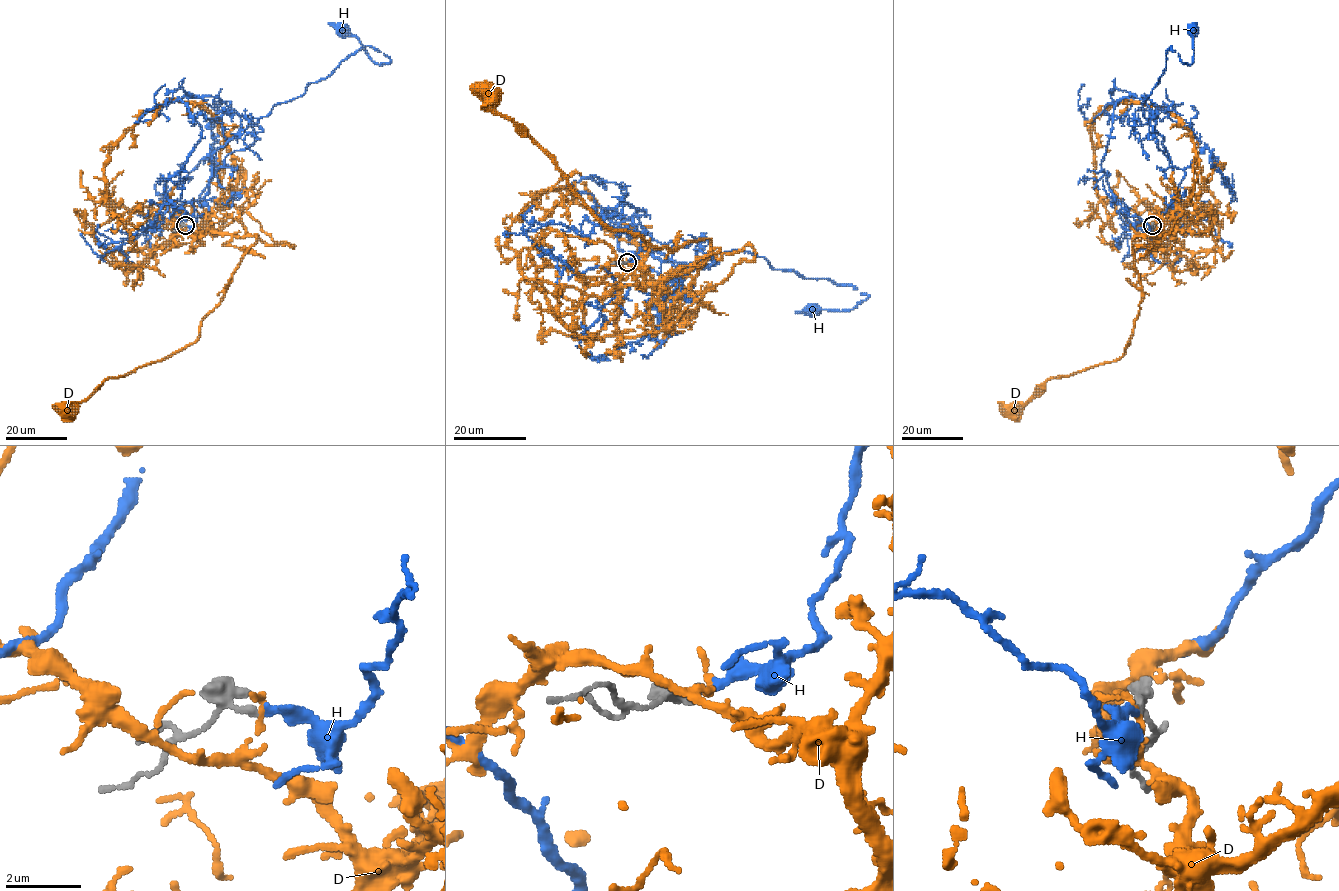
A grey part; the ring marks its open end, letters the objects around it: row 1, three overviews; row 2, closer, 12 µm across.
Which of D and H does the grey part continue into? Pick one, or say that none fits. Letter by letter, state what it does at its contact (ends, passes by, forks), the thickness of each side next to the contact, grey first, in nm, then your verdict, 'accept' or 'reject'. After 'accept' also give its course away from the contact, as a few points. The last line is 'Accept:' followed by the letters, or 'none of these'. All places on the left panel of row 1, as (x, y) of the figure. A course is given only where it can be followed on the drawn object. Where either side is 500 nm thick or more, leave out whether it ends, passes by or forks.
D: it ends there; 150 nm thick on the grey side, 170 nm on the other; reject
H: it ends there; 150 nm thick on the grey side, 240 nm on the other; accept; it runs (186, 225), (165, 182), (201, 127), (177, 97), (257, 118), (363, 46), (390, 61), (345, 32)
Accept: H

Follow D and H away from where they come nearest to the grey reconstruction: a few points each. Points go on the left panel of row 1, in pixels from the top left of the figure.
D: (186, 225), (196, 237), (213, 231), (256, 235), (255, 242), (193, 342), (108, 377), (72, 412)
H: (186, 225), (165, 182), (201, 127), (177, 97), (257, 118), (363, 46), (390, 61), (345, 32)

